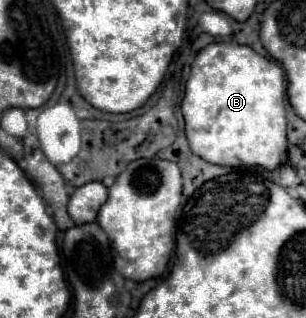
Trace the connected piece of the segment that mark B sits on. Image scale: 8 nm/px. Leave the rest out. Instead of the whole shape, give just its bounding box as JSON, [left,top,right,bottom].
[182,44,286,170]

